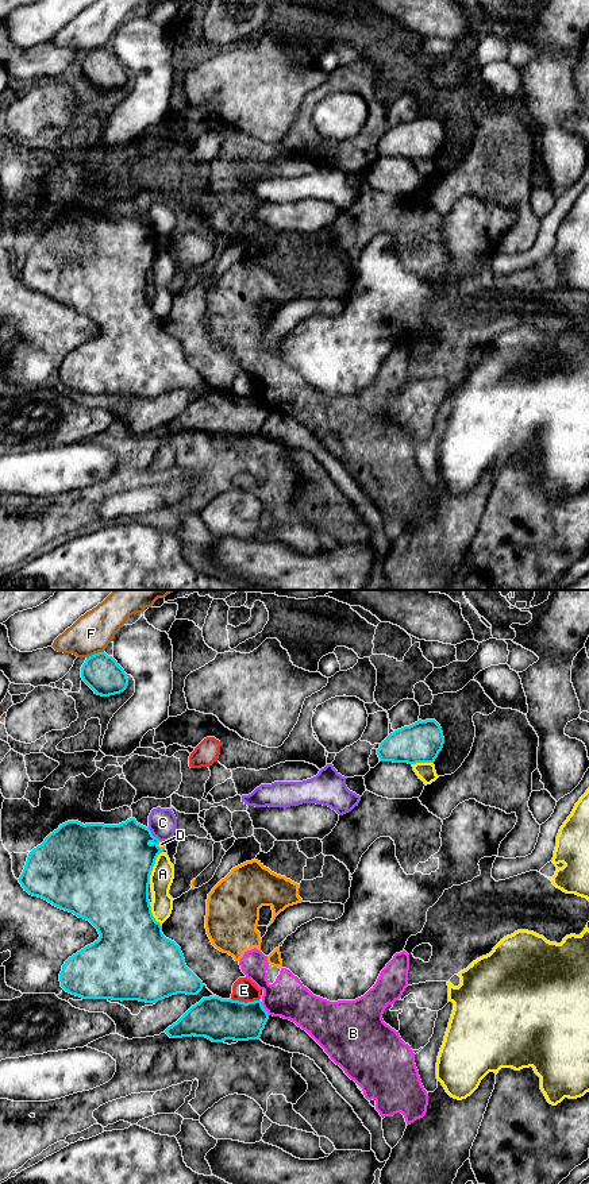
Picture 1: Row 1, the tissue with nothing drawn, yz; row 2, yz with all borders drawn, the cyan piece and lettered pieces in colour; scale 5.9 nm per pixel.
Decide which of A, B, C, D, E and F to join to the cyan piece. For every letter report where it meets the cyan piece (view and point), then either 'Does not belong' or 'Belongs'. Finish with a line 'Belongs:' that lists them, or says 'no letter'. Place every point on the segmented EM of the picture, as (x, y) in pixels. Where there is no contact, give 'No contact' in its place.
A: Touches cyan at yz (153, 866). Does not belong
B: Touches cyan at yz (264, 1009). Does not belong
C: Touches cyan at yz (151, 835). Does not belong
D: Touches cyan at yz (158, 847). Does not belong
E: Touches cyan at yz (243, 1002). Does not belong
F: Touches cyan at yz (95, 654). Does not belong
Belongs: no letter

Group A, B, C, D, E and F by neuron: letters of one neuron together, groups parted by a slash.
A / B D / C / E / F

